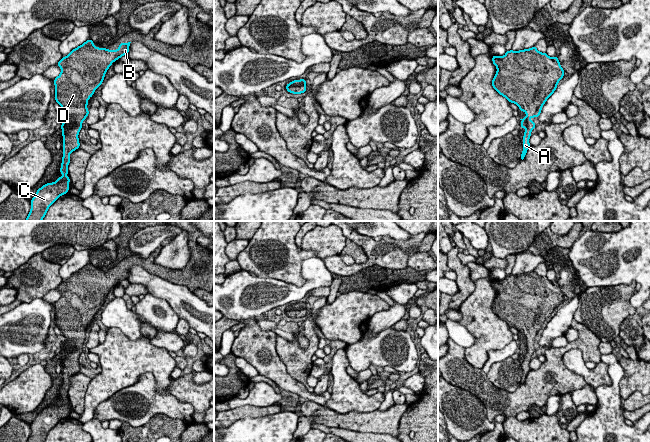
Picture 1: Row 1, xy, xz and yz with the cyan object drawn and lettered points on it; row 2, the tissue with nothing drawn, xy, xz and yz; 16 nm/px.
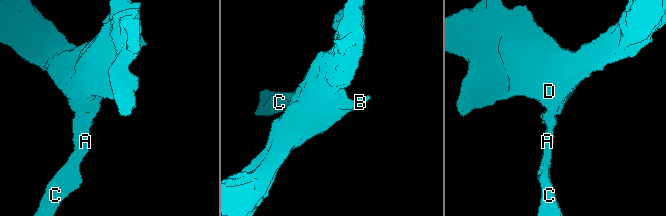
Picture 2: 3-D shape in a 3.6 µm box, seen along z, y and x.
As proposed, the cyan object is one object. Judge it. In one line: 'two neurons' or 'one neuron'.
one neuron

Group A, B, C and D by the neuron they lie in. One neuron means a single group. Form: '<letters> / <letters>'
A B C D

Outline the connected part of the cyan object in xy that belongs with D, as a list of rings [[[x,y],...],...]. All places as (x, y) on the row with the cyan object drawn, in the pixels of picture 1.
[[[88,39],[82,45],[73,49],[67,56],[62,57],[57,65],[61,68],[61,73],[54,79],[55,100],[62,107],[62,112],[67,115],[67,119],[62,122],[63,136],[63,157],[60,173],[63,177],[58,177],[55,182],[44,184],[36,192],[31,200],[31,209],[25,221],[42,221],[48,208],[62,195],[68,193],[70,189],[70,178],[68,174],[68,165],[70,163],[70,153],[80,148],[78,134],[82,129],[82,122],[88,117],[88,100],[93,96],[95,90],[102,85],[105,74],[114,61],[117,61],[124,55],[128,55],[131,42],[120,43],[116,50],[99,48],[94,45],[91,39]]]

